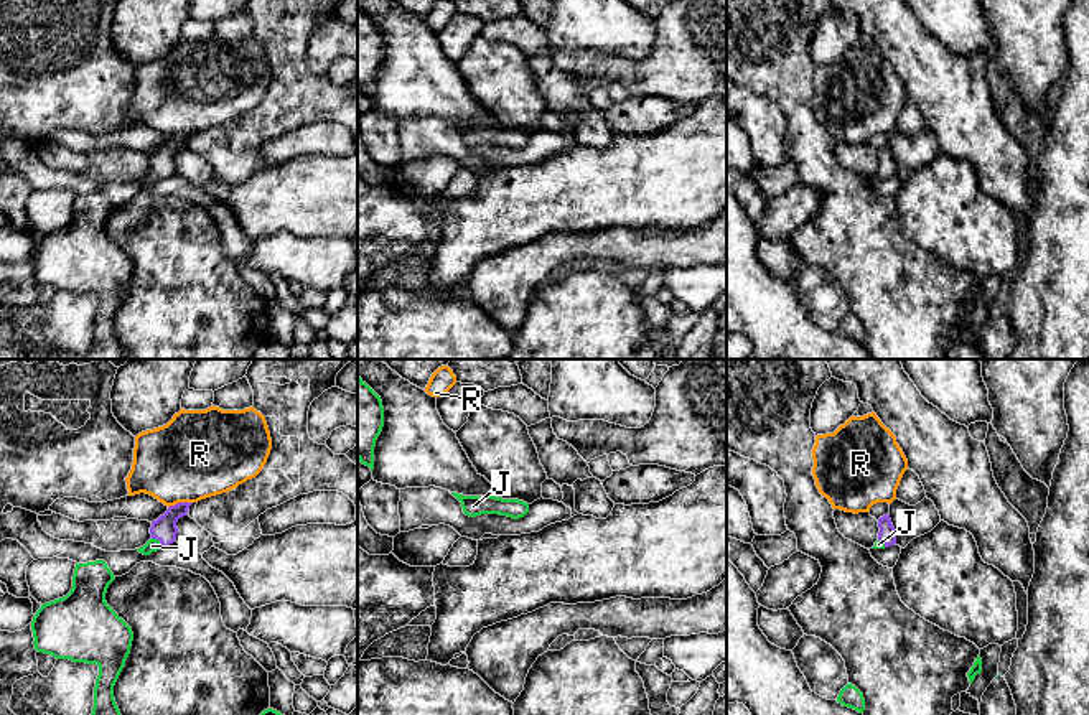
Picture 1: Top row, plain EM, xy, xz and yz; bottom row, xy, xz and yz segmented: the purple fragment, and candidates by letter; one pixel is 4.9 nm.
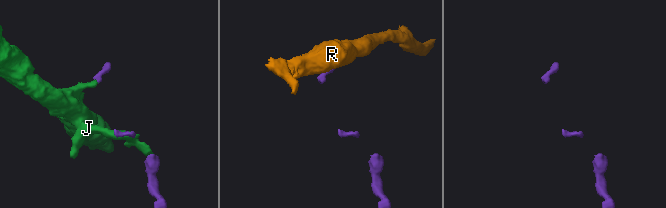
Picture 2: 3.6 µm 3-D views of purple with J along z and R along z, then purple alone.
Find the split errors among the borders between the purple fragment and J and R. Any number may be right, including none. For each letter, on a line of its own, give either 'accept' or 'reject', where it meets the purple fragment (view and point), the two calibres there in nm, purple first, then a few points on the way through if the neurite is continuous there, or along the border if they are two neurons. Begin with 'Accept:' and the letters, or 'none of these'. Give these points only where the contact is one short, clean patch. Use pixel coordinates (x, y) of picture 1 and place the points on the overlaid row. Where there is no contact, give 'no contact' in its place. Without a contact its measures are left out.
Accept: J
J: accept | xy (157, 539) | 120/60 nm
R: reject | xy (180, 503) | 120/420 nm | along xy (191, 501), (178, 501), (168, 508)

